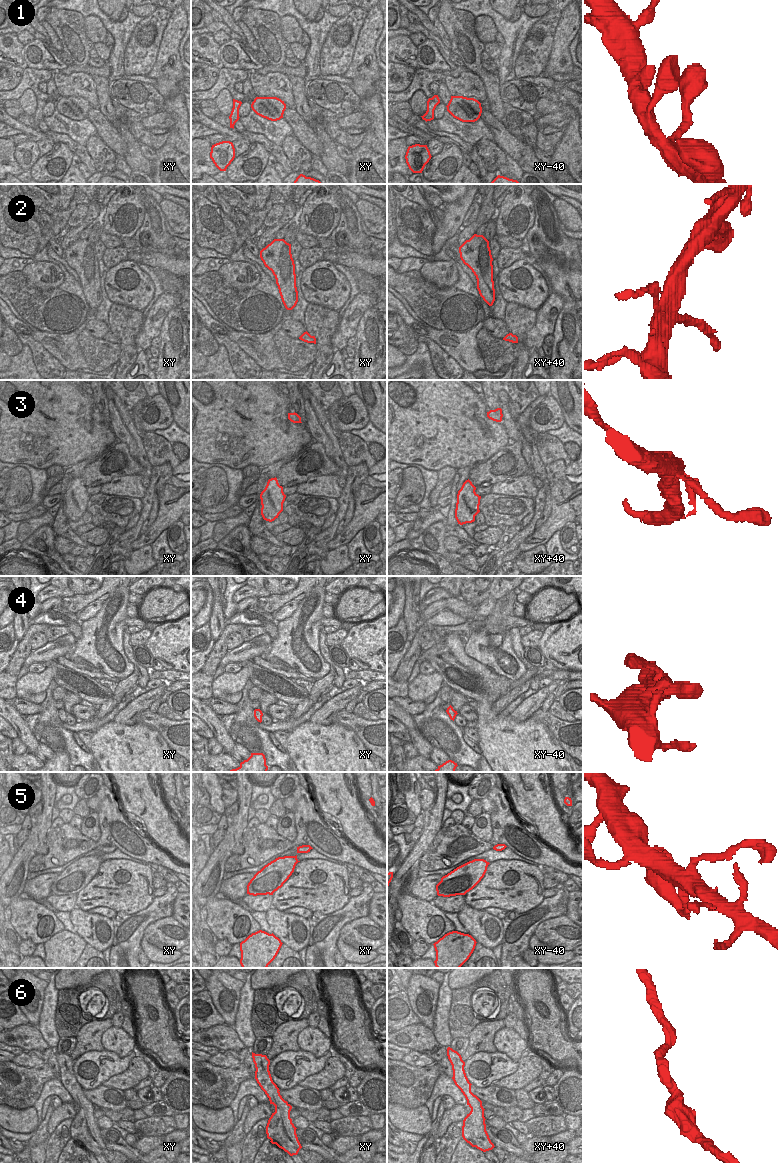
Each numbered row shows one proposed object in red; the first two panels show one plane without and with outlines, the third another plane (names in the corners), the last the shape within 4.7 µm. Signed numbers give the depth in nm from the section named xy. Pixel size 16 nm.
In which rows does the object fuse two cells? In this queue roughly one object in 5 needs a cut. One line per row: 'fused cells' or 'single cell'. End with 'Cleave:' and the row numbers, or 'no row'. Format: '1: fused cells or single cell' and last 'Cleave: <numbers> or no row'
1: single cell
2: fused cells
3: single cell
4: single cell
5: single cell
6: single cell
Cleave: 2

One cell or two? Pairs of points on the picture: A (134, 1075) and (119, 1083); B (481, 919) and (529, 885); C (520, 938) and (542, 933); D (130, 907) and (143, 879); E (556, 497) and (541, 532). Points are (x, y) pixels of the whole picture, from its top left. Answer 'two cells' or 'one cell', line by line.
A: one cell
B: two cells
C: two cells
D: one cell
E: one cell

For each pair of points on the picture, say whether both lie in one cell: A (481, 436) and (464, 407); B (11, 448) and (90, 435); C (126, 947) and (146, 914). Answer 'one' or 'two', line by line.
A: one
B: one
C: one

